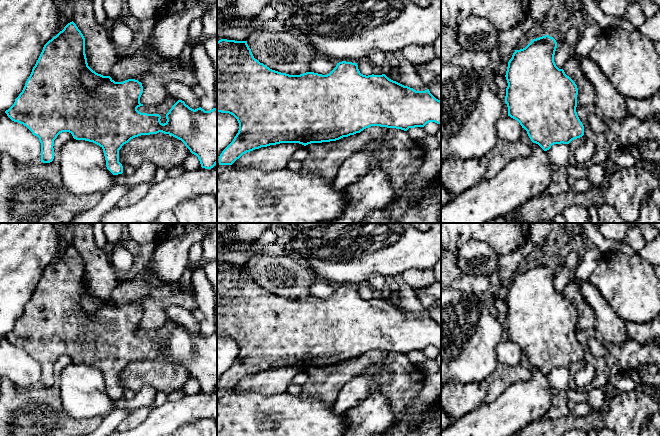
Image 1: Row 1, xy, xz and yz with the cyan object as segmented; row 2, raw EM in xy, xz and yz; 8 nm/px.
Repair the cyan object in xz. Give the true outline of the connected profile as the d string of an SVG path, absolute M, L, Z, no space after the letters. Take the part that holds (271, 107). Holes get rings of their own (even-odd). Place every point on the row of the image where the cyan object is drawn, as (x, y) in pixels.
M221 39L217 41L217 112L229 113L233 115L238 123L239 130L233 141L222 151L219 156L219 165L232 165L243 154L280 143L299 143L304 146L311 143L322 143L336 141L343 137L348 137L360 133L371 126L380 126L387 128L396 128L407 131L409 128L424 127L429 122L441 124L441 101L436 99L429 91L416 91L413 88L404 86L396 81L389 79L385 74L382 75L363 75L358 69L357 63L342 61L337 63L336 67L327 75L314 72L306 72L300 75L289 75L270 69L263 63L254 58L247 41L235 41Z

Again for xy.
M72 21L44 45L22 92L5 113L12 121L23 124L39 138L43 163L53 161L53 146L57 136L62 132L69 132L76 140L85 140L99 145L103 149L107 169L113 175L122 174L123 166L119 162L119 150L122 146L135 137L162 132L181 140L190 152L198 157L202 168L213 168L217 164L217 109L205 111L199 107L194 110L184 101L178 100L166 114L167 121L163 124L159 114L141 113L137 110L138 107L143 106L140 103L142 93L143 86L138 80L115 82L110 76L98 74L88 66L85 38Z

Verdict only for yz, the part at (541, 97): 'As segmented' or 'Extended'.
As segmented

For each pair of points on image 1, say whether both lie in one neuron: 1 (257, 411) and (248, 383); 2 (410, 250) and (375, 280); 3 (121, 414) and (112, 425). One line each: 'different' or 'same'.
1: different
2: different
3: same

